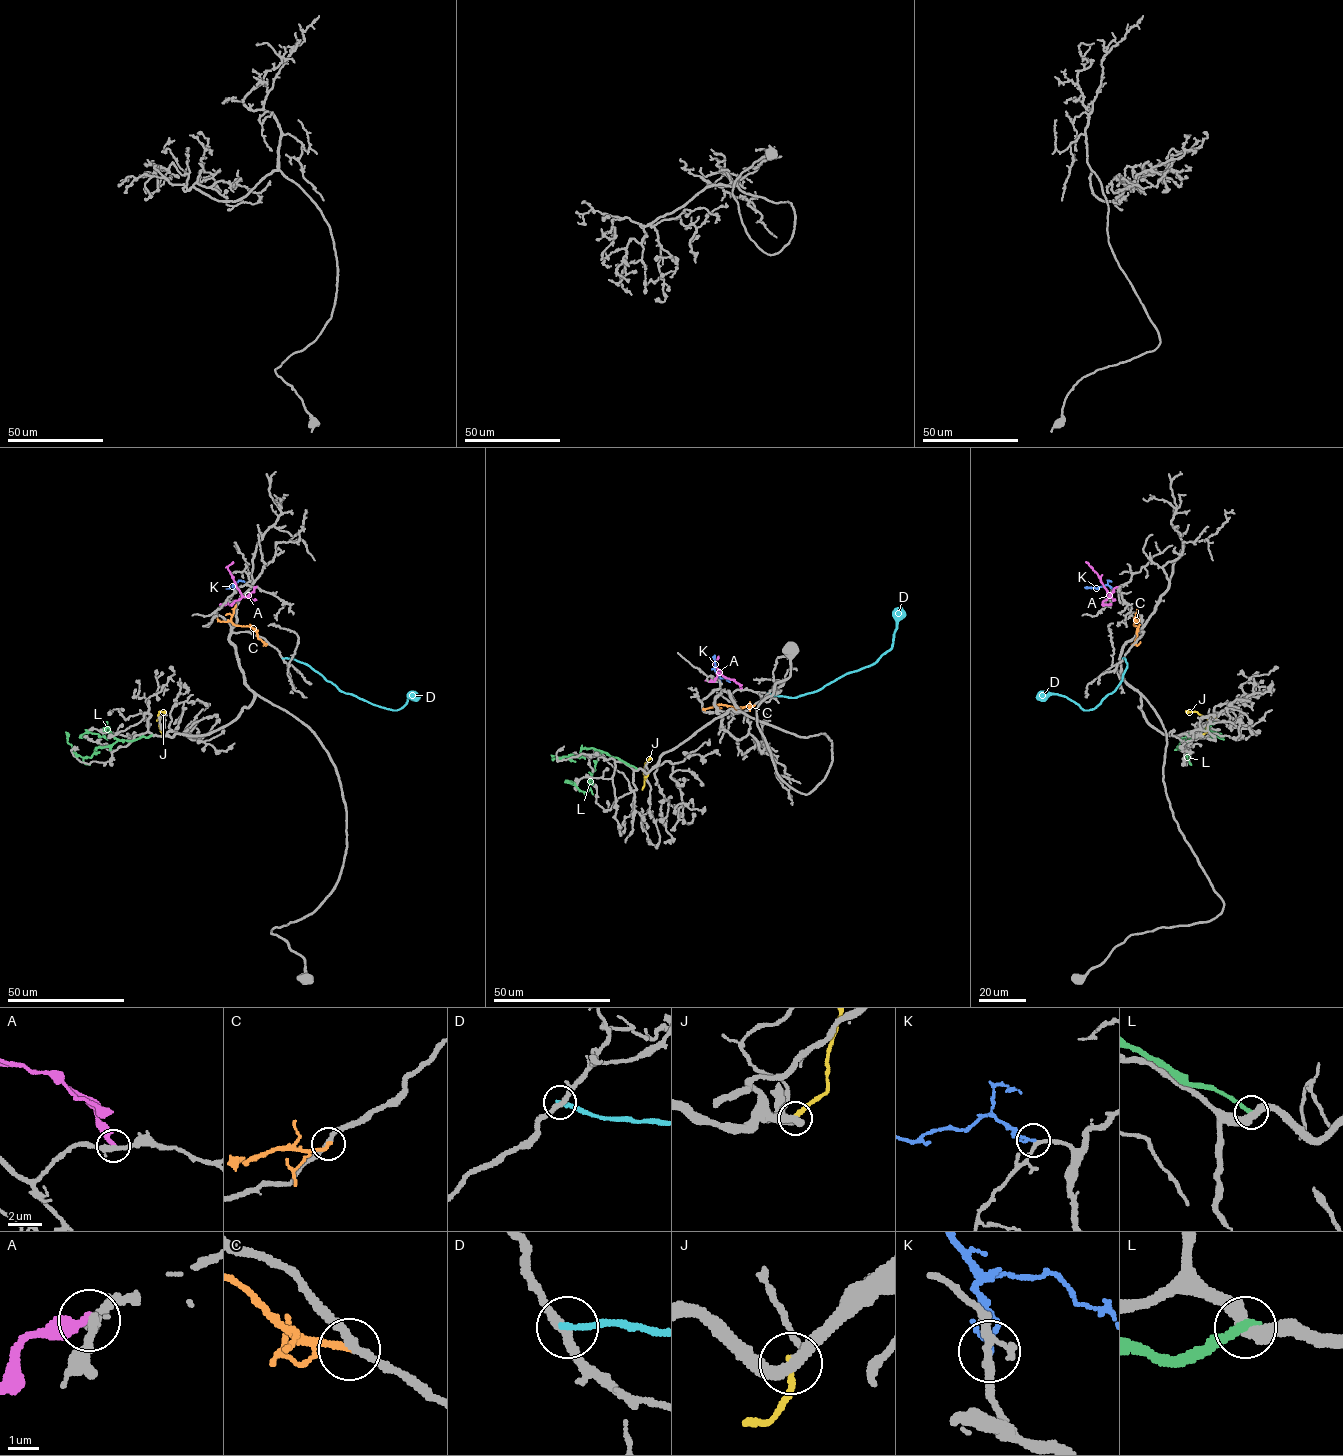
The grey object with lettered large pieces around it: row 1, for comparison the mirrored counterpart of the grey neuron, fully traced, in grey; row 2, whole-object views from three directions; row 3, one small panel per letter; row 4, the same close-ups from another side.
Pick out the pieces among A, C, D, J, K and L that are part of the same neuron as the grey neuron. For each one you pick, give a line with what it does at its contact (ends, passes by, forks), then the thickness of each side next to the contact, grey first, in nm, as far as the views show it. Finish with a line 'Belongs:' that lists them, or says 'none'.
K: it ends; calibres 220 and 200 nm
Belongs: K

